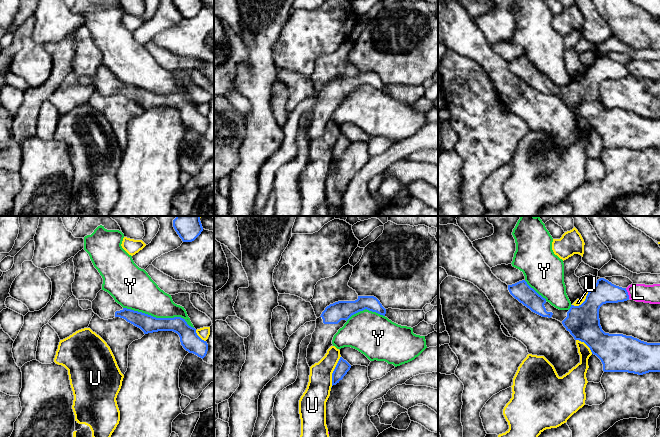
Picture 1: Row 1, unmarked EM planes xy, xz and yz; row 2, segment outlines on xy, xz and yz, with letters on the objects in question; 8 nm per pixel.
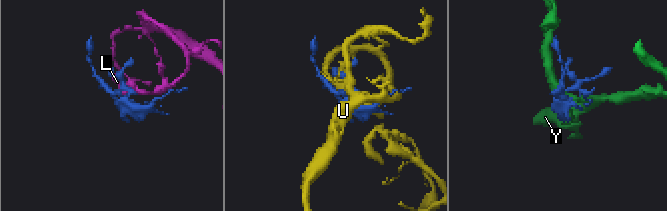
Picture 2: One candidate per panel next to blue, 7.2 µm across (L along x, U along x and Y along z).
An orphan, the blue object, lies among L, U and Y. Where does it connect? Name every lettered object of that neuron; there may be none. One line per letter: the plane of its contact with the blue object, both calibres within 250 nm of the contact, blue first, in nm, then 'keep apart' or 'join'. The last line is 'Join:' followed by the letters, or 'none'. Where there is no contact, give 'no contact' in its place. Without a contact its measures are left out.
L: meets blue in yz; 180 nm thick on the blue side, 140 nm on the other; keep apart
U: meets blue in xz; 110 nm thick on the blue side, 190 nm on the other; keep apart
Y: meets blue in xy; 140 nm thick on the blue side, 300 nm on the other; keep apart
Join: none

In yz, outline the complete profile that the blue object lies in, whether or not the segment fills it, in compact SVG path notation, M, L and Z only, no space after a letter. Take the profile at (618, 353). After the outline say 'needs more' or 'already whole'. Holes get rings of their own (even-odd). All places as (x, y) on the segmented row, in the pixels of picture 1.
M604 278L597 280L585 301L579 305L571 305L569 310L559 310L546 301L525 280L508 285L510 294L532 312L560 321L575 340L584 342L603 364L604 372L628 372L643 375L649 372L660 372L660 343L647 343L632 336L609 334L602 330L599 309L606 303L618 303L629 300L626 288L616 286Z | needs more

